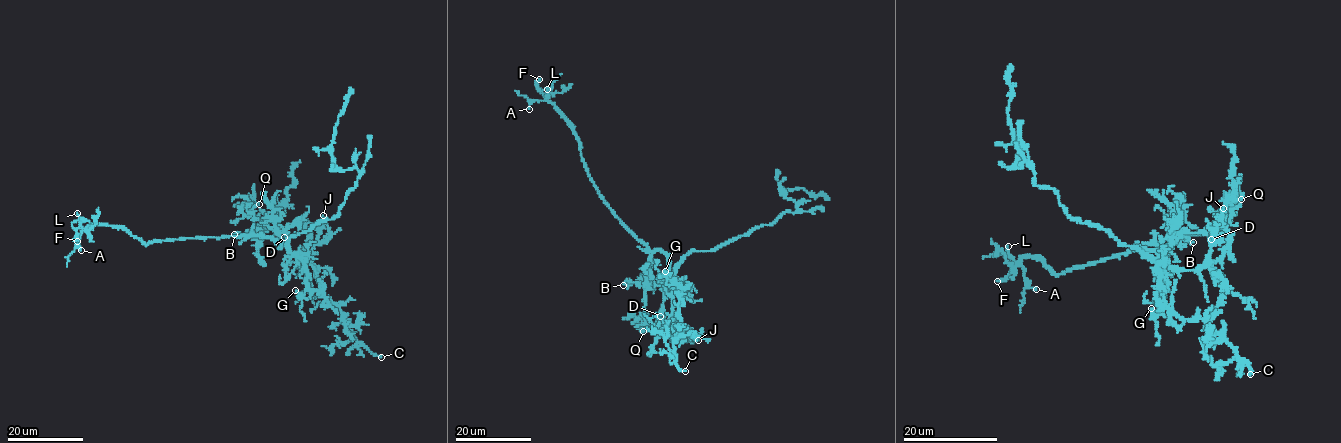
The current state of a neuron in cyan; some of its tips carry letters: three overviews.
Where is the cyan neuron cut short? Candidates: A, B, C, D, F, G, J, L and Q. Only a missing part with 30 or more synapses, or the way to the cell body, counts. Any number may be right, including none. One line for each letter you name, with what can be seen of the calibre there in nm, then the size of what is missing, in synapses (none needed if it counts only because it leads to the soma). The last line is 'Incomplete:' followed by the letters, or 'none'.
C: calibre 220 nm
D: calibre 200 nm; 50 synapses
Incomplete: C, D

